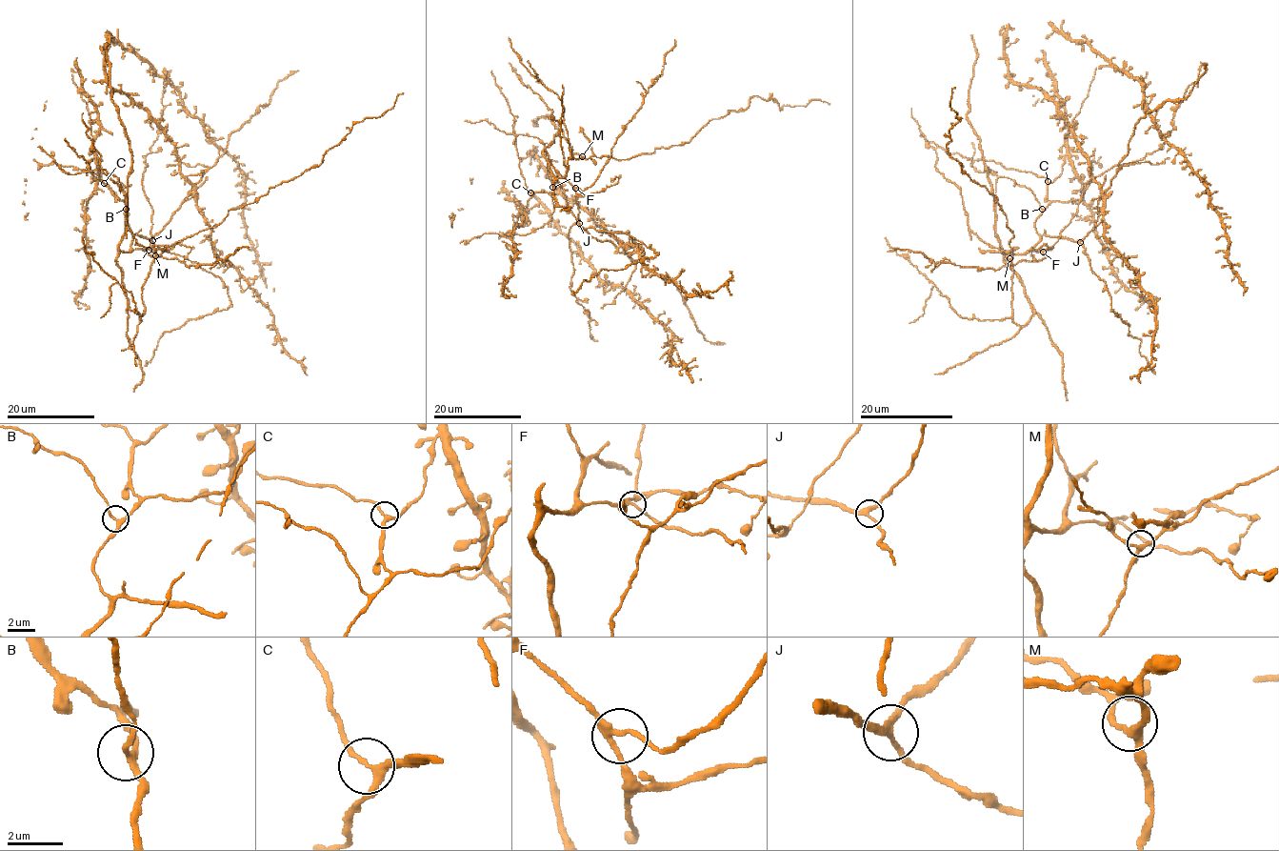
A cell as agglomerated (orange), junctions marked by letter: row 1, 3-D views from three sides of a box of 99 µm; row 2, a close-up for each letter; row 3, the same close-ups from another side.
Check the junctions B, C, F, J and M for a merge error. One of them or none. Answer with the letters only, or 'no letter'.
no letter

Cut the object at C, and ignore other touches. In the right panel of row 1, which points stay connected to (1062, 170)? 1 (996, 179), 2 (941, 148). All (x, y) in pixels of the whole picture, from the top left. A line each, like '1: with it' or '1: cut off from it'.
1: with it
2: cut off from it

